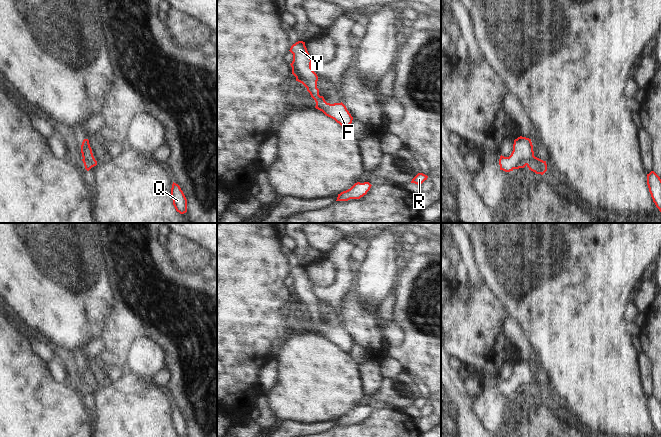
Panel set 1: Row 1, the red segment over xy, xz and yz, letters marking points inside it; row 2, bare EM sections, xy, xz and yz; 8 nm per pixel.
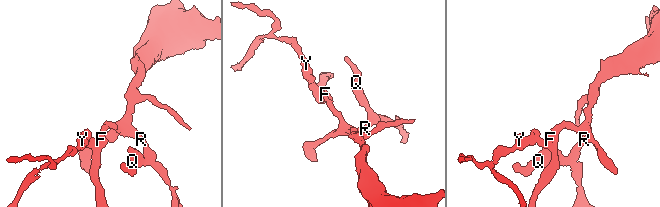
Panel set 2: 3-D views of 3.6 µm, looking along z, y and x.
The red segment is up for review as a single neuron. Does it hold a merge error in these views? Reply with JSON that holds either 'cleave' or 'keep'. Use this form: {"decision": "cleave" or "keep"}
{"decision": "keep"}

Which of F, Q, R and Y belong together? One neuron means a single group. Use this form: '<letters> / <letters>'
F Q R Y

